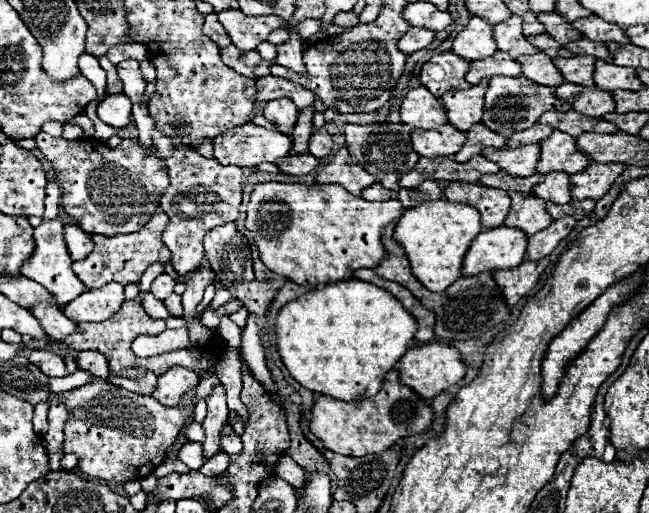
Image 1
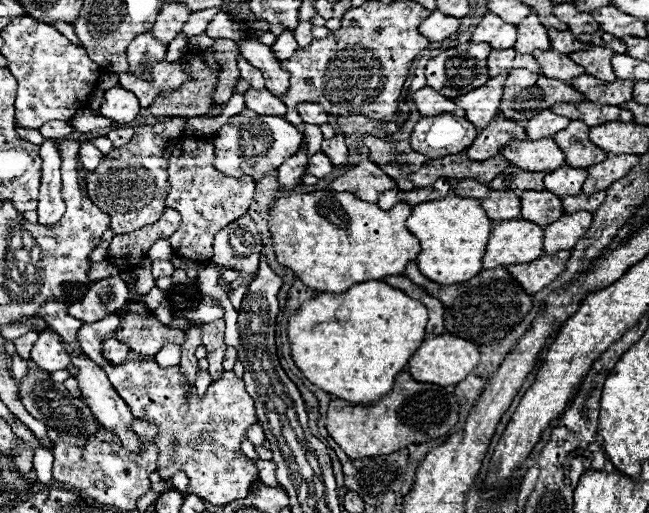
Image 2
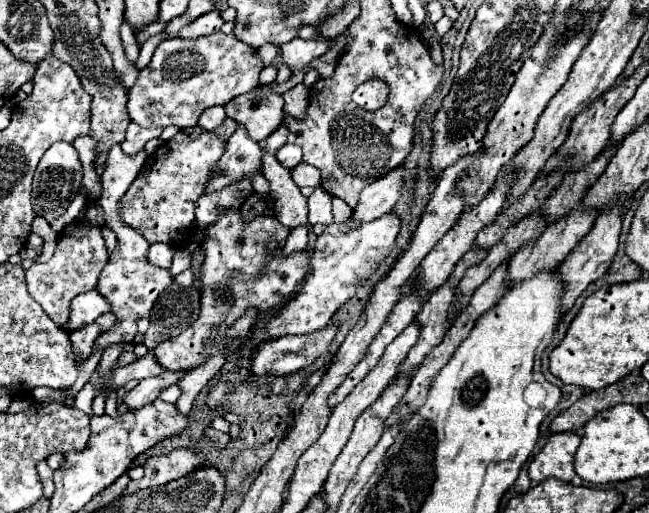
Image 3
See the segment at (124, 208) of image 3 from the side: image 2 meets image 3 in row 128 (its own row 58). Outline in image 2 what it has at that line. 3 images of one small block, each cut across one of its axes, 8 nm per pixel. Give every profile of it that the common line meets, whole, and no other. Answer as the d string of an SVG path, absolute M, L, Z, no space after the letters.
M186 52L186 70L190 80L170 94L162 94L150 106L154 116L210 116L220 70L210 68L200 54Z

